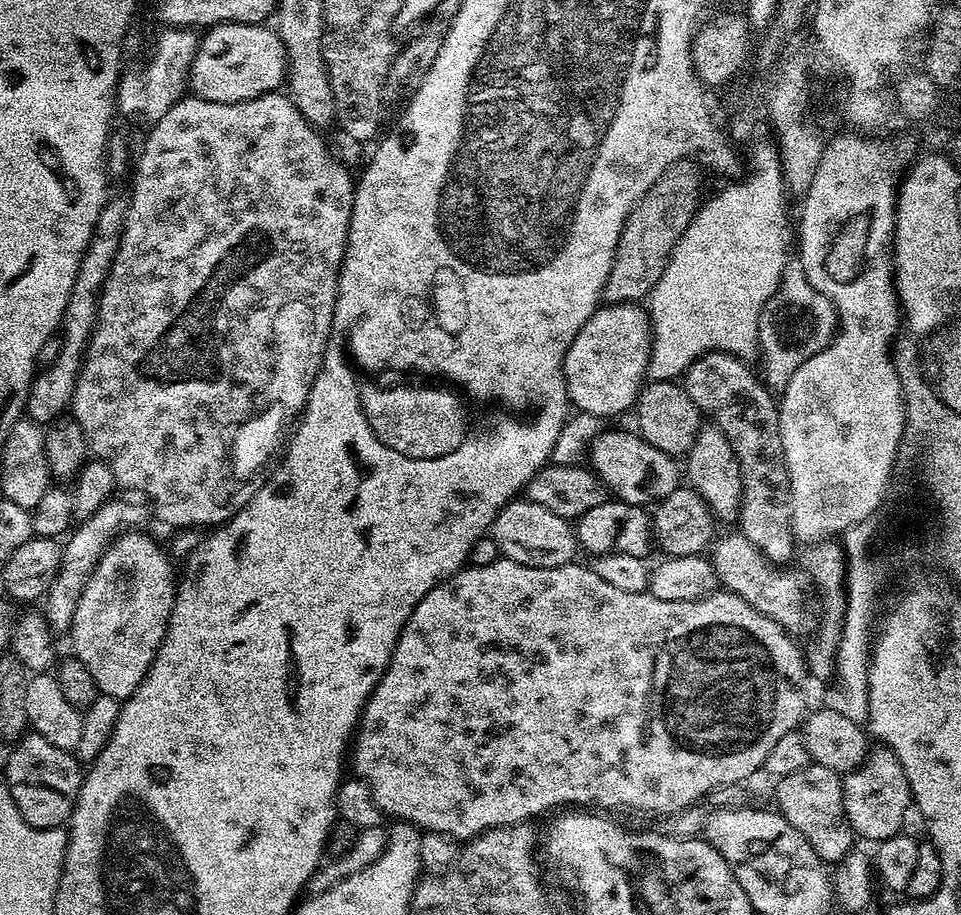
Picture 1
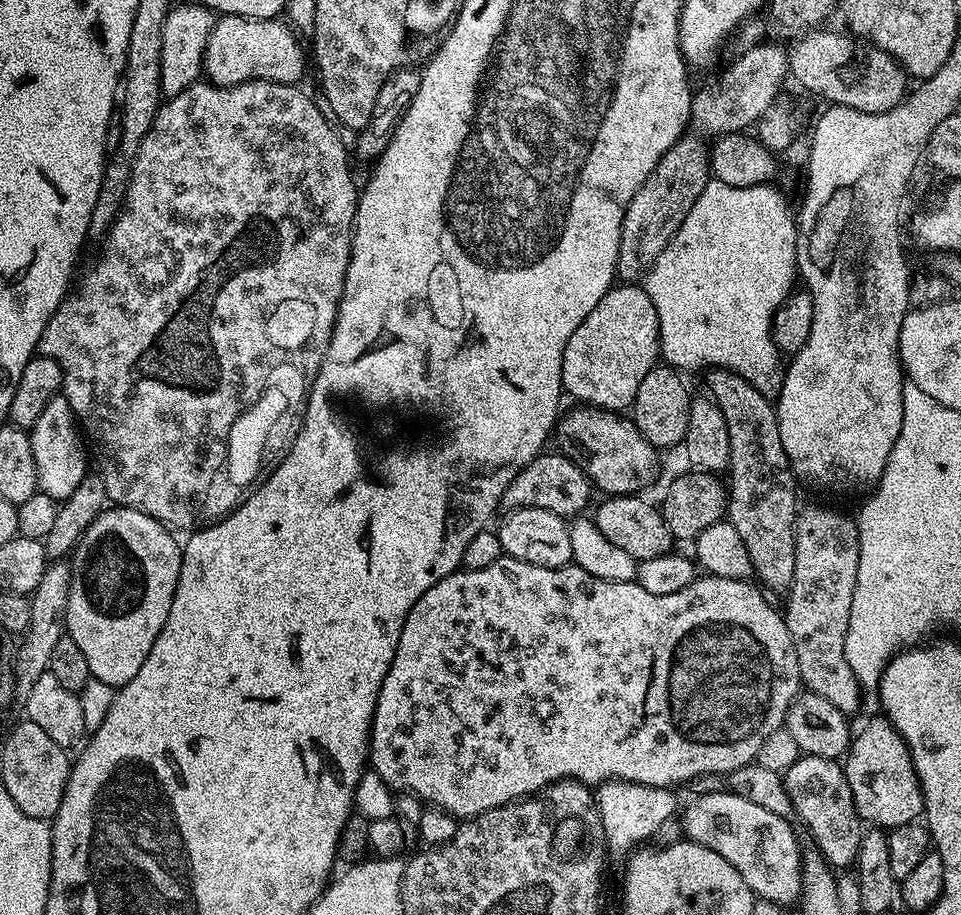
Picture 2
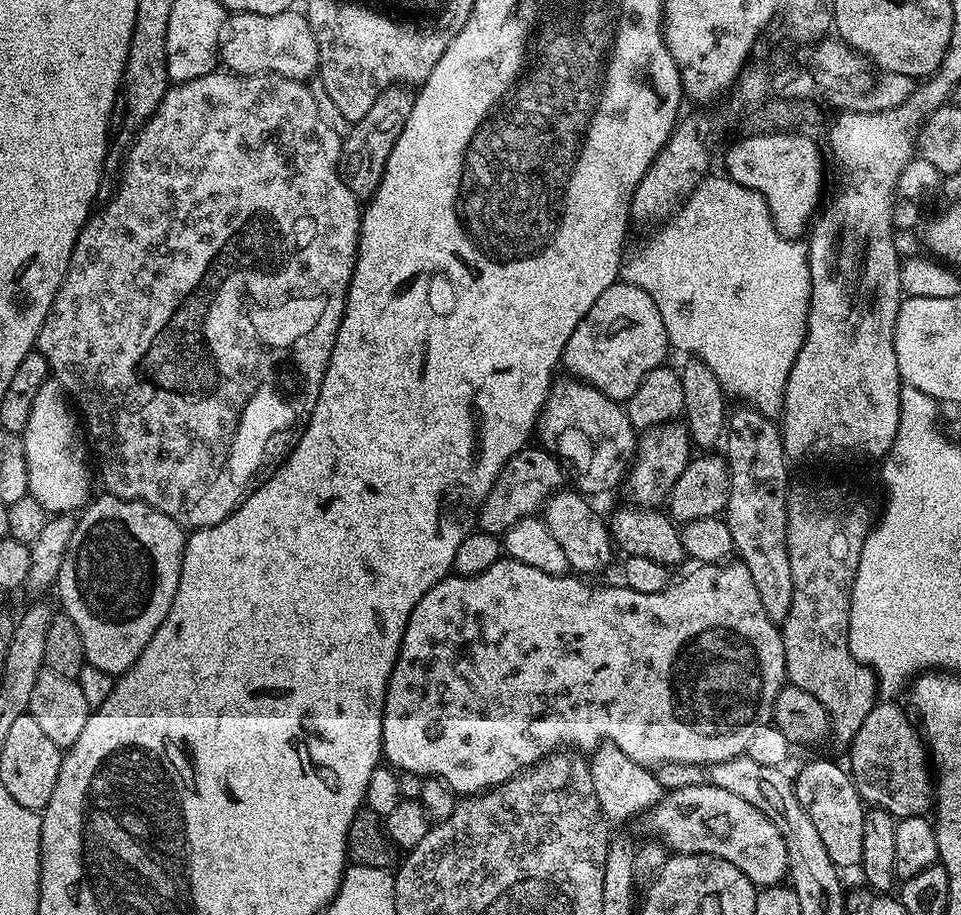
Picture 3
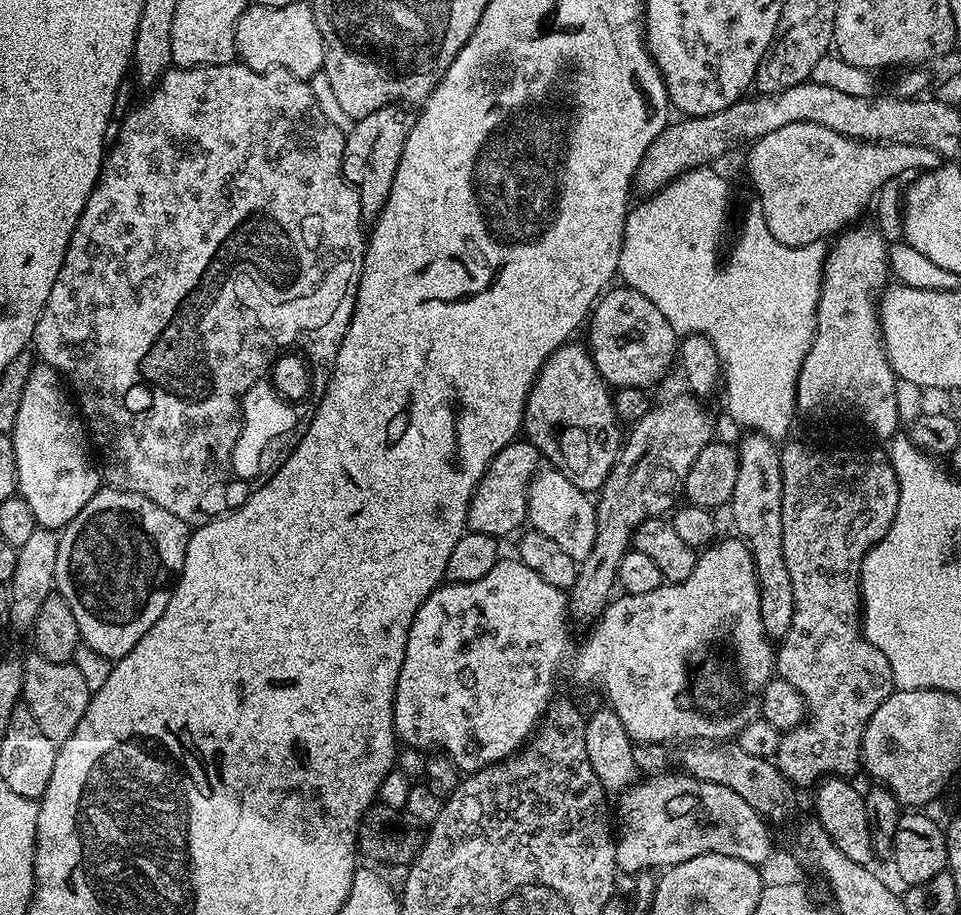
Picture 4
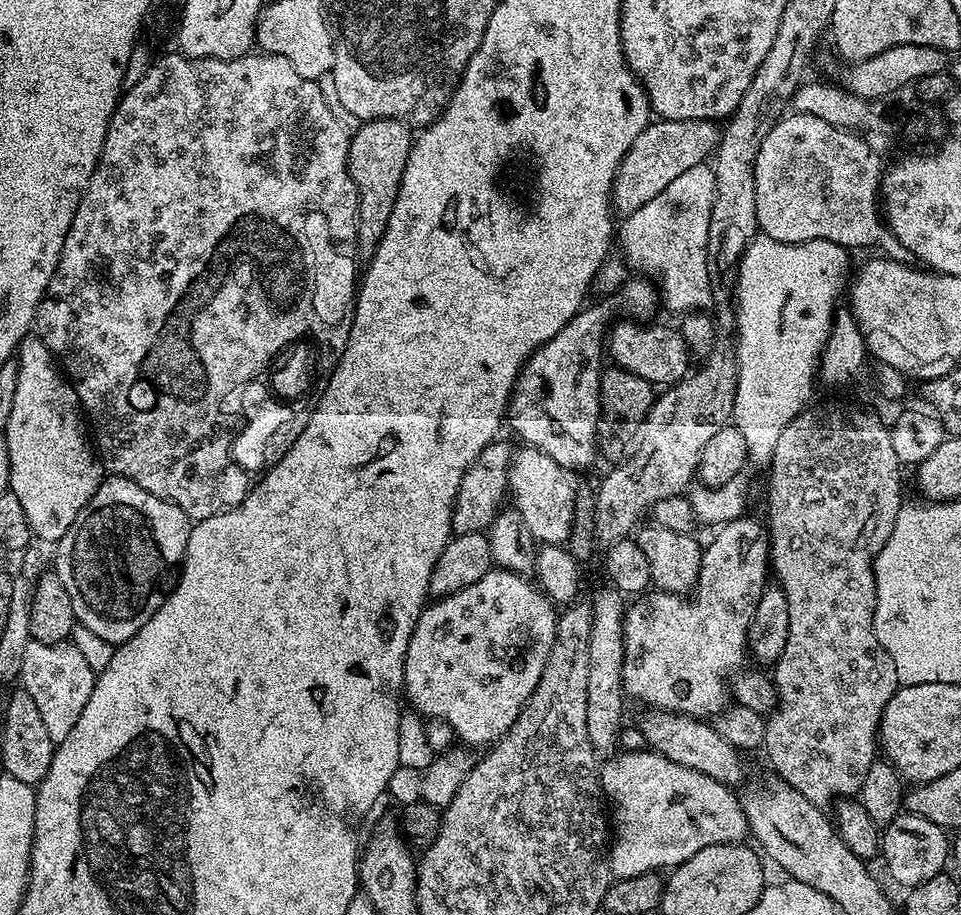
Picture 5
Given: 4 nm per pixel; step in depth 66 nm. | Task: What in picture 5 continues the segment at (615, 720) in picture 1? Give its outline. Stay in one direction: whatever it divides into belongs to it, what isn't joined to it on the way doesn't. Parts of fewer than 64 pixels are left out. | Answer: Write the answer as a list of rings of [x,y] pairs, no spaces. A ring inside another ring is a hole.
[[[745,514],[737,520],[731,520],[728,524],[719,525],[716,537],[701,551],[700,554],[700,573],[696,579],[696,587],[691,593],[690,598],[676,596],[672,592],[662,592],[659,590],[649,591],[627,605],[624,613],[624,679],[622,681],[624,691],[629,697],[632,696],[640,704],[648,704],[649,709],[662,712],[682,712],[686,716],[695,718],[716,718],[725,711],[726,703],[730,696],[729,680],[730,677],[741,671],[745,667],[744,659],[749,659],[748,650],[748,627],[754,618],[754,610],[758,606],[758,598],[762,598],[765,588],[769,587],[768,572],[770,576],[770,541],[765,525],[756,520],[751,520],[751,515]],[[491,567],[478,582],[466,586],[449,596],[433,599],[416,619],[414,630],[410,634],[410,646],[406,646],[404,655],[404,691],[403,695],[410,703],[411,711],[427,718],[429,721],[440,719],[442,723],[449,724],[456,731],[456,736],[461,745],[471,746],[473,749],[487,749],[507,735],[514,726],[520,711],[524,709],[524,703],[534,694],[538,686],[538,680],[542,678],[542,670],[546,666],[546,658],[552,649],[552,642],[556,639],[557,609],[551,600],[540,591],[539,587],[529,577],[520,576],[517,572],[511,572],[505,568]]]

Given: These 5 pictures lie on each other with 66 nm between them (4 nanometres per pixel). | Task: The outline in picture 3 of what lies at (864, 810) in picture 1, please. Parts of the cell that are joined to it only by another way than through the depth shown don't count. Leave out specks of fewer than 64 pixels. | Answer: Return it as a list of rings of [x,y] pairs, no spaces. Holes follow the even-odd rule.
[[[877,702],[870,710],[870,714],[866,714],[866,722],[858,726],[850,741],[852,749],[848,752],[846,764],[865,805],[881,808],[892,816],[905,820],[911,816],[922,816],[933,811],[934,772],[930,767],[930,756],[926,751],[924,737],[919,727],[914,723],[911,715],[908,717],[904,713],[903,706],[896,703],[900,702]]]

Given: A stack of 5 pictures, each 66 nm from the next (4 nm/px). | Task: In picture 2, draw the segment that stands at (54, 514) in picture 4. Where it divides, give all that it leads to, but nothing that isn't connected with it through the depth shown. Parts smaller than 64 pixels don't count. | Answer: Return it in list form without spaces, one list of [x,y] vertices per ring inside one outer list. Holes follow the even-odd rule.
[[[58,394],[46,402],[46,410],[38,414],[38,422],[30,429],[32,449],[34,450],[34,466],[38,470],[38,488],[50,498],[63,502],[79,483],[90,472],[88,456],[84,453],[85,437],[77,421],[70,402],[63,394]]]

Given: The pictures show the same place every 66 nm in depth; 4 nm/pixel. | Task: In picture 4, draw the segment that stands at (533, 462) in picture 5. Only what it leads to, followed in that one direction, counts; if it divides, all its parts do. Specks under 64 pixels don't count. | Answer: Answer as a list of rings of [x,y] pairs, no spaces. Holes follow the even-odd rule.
[[[541,467],[528,487],[528,518],[531,531],[546,534],[561,550],[566,550],[570,558],[582,561],[590,554],[596,537],[596,506],[593,497],[578,490],[570,478],[566,478],[557,468]]]

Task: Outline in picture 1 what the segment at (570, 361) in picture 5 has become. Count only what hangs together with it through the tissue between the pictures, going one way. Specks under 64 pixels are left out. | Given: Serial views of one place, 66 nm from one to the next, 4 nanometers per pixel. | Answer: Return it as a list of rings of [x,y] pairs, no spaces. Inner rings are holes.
[[[600,430],[590,441],[590,447],[586,452],[590,461],[590,467],[600,481],[608,487],[609,493],[615,499],[627,504],[639,504],[641,506],[652,506],[657,502],[665,500],[674,489],[681,487],[682,472],[676,469],[677,461],[671,456],[667,456],[662,450],[650,446],[635,431],[629,432],[605,432]]]

